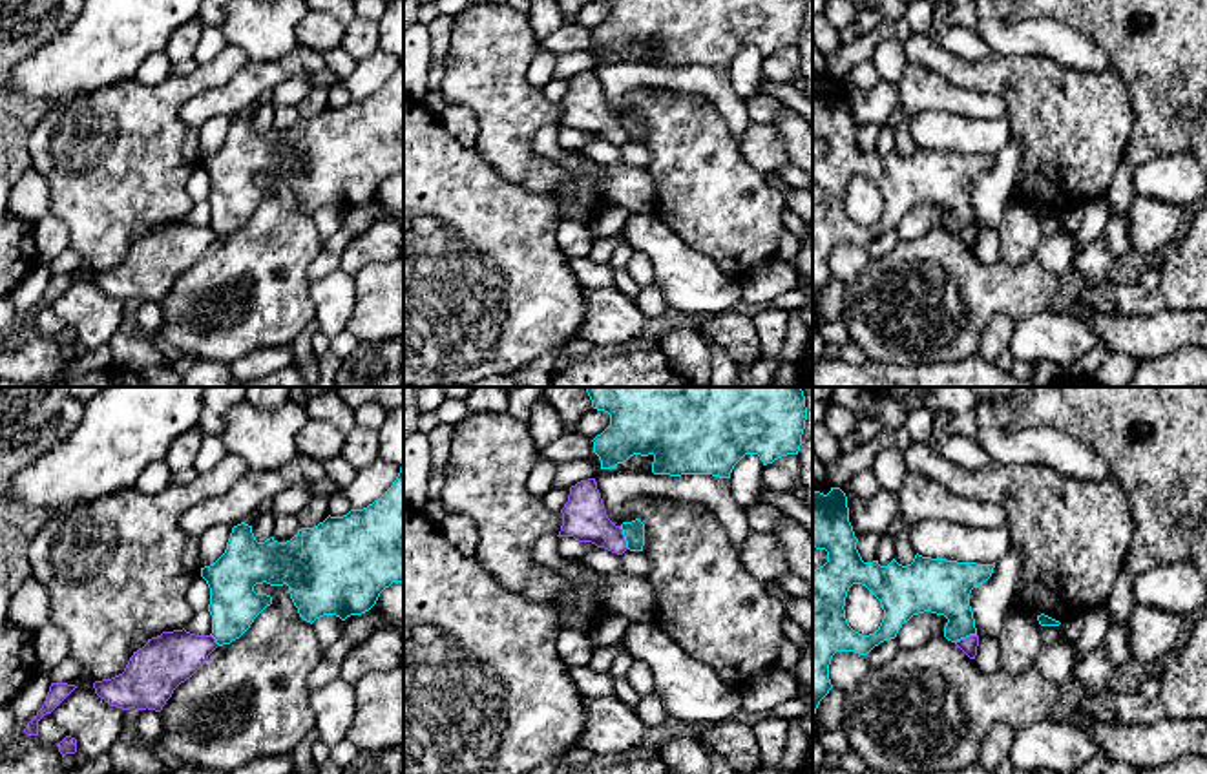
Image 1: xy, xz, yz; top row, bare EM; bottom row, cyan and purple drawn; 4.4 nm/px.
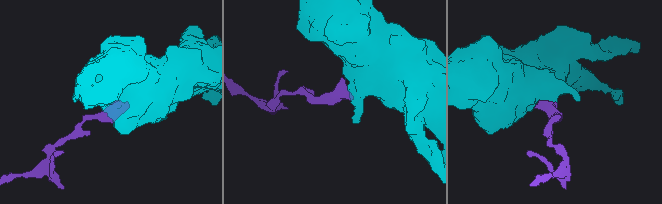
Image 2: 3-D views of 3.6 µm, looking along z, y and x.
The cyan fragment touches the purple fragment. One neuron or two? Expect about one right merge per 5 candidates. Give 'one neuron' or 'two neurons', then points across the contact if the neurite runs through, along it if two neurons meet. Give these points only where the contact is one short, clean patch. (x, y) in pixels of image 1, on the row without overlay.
two neurons | along xz (619, 117), (629, 139)

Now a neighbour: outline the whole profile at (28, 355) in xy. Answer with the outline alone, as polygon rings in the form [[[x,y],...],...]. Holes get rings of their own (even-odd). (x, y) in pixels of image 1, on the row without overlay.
[[[38,263],[9,294],[15,319],[0,332],[0,380],[42,387],[150,387],[137,372],[115,367],[75,378],[62,376],[68,354],[57,334],[24,323],[42,299],[49,277],[47,265]]]

